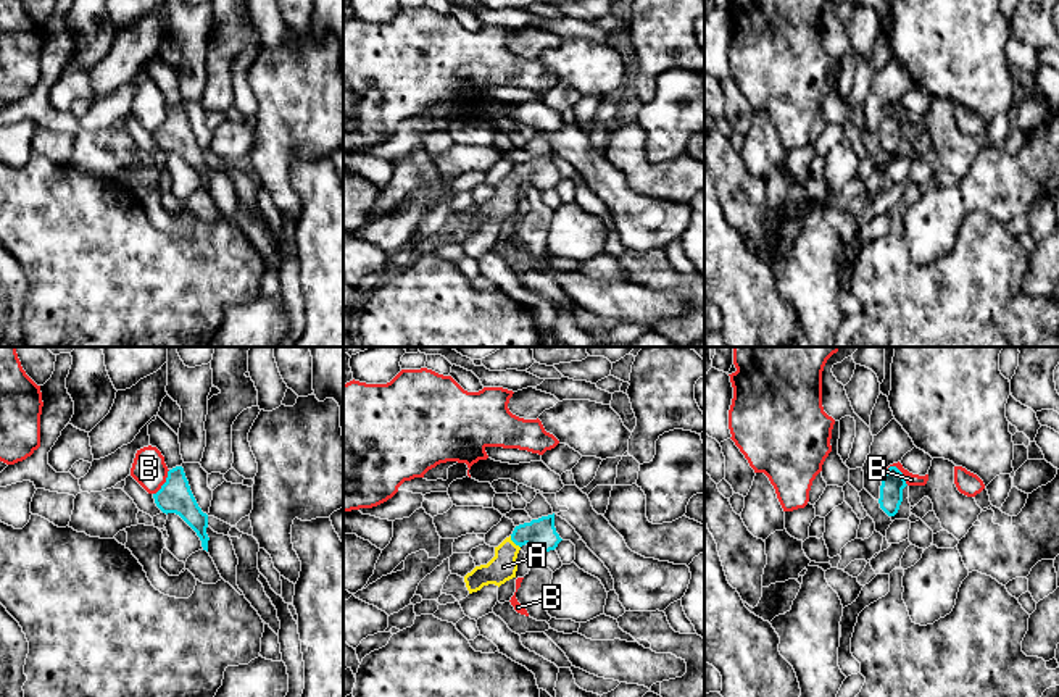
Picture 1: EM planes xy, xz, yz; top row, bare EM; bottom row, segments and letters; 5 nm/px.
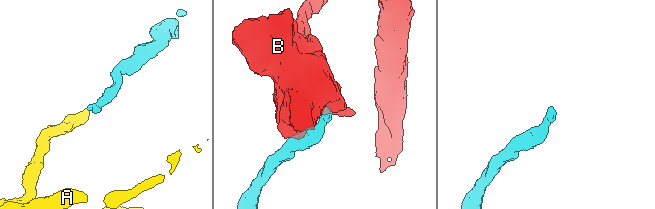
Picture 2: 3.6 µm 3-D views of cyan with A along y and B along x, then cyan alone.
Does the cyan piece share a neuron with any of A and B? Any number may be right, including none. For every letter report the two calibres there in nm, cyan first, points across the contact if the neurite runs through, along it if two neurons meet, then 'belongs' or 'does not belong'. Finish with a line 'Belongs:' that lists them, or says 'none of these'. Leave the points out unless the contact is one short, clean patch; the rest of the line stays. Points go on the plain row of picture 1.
A: calibres 160 and 140 nm; way xz (540, 173), (523, 173), (514, 181), (505, 192), (503, 205); belongs
B: calibres 120 and 60 nm; border yz (885, 108), (895, 105), (908, 123); does not belong
Belongs: A

